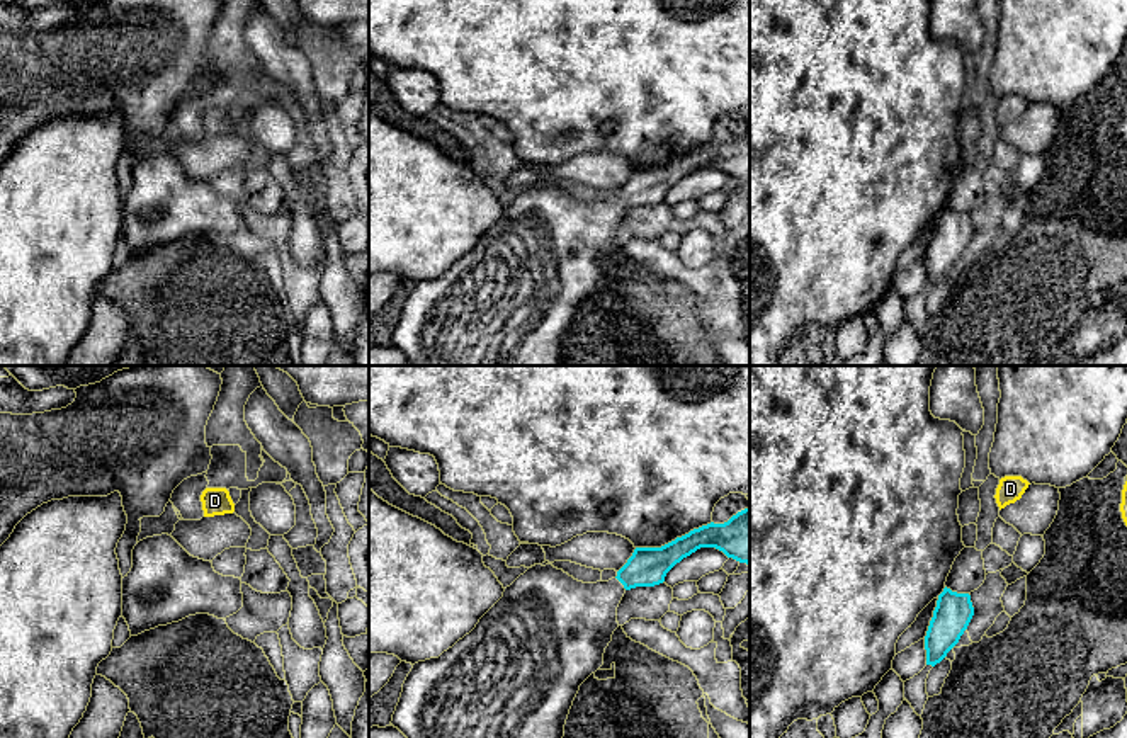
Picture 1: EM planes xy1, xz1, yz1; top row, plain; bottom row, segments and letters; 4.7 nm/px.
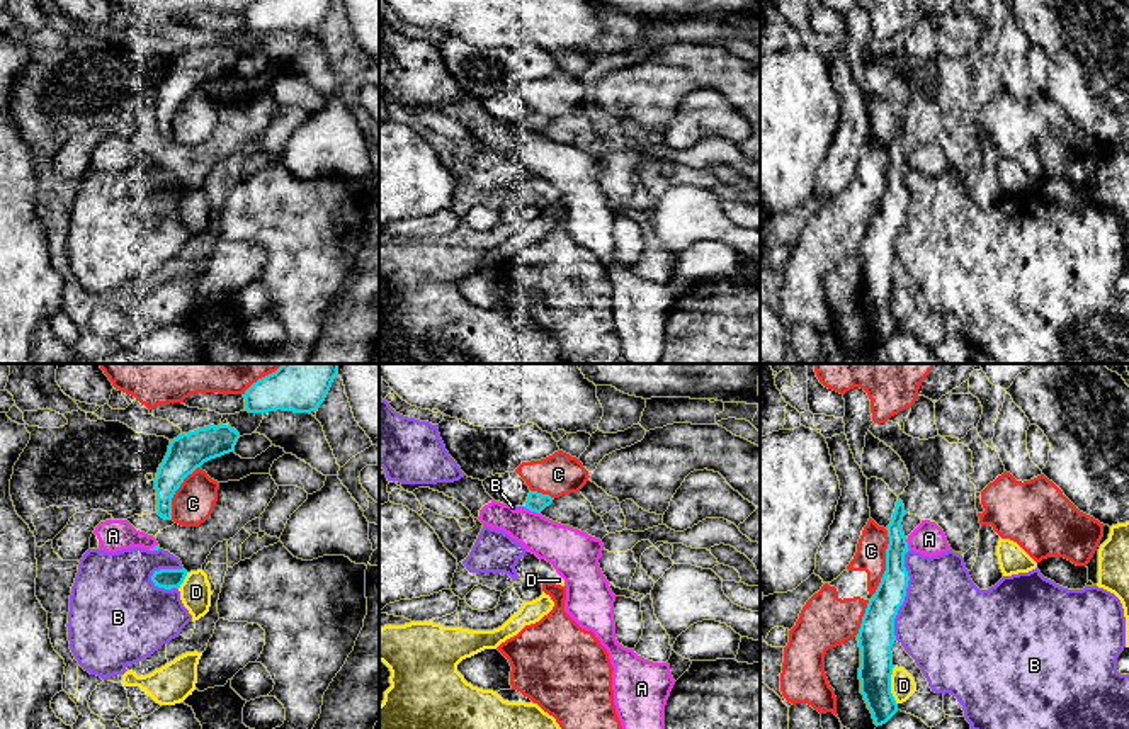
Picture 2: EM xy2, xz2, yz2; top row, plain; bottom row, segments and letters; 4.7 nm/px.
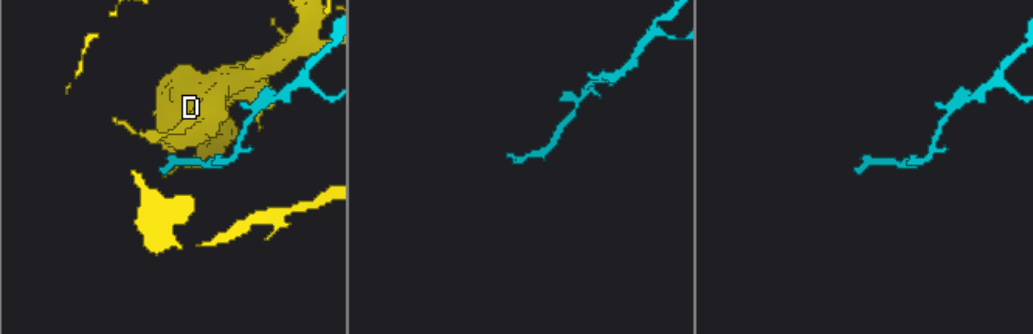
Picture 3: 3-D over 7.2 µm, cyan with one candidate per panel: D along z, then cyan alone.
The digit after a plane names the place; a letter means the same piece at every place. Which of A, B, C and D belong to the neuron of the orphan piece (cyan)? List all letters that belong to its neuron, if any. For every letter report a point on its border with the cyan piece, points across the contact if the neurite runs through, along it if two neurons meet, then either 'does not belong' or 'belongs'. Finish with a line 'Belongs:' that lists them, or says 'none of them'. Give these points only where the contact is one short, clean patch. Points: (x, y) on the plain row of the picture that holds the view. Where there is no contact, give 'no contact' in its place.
A: xz2 (533, 129) | does not belong
B: yz2 (905, 214) | does not belong
C: yz2 (886, 180) | does not belong
D: yz2 (890, 305) | does not belong
Belongs: none of them

